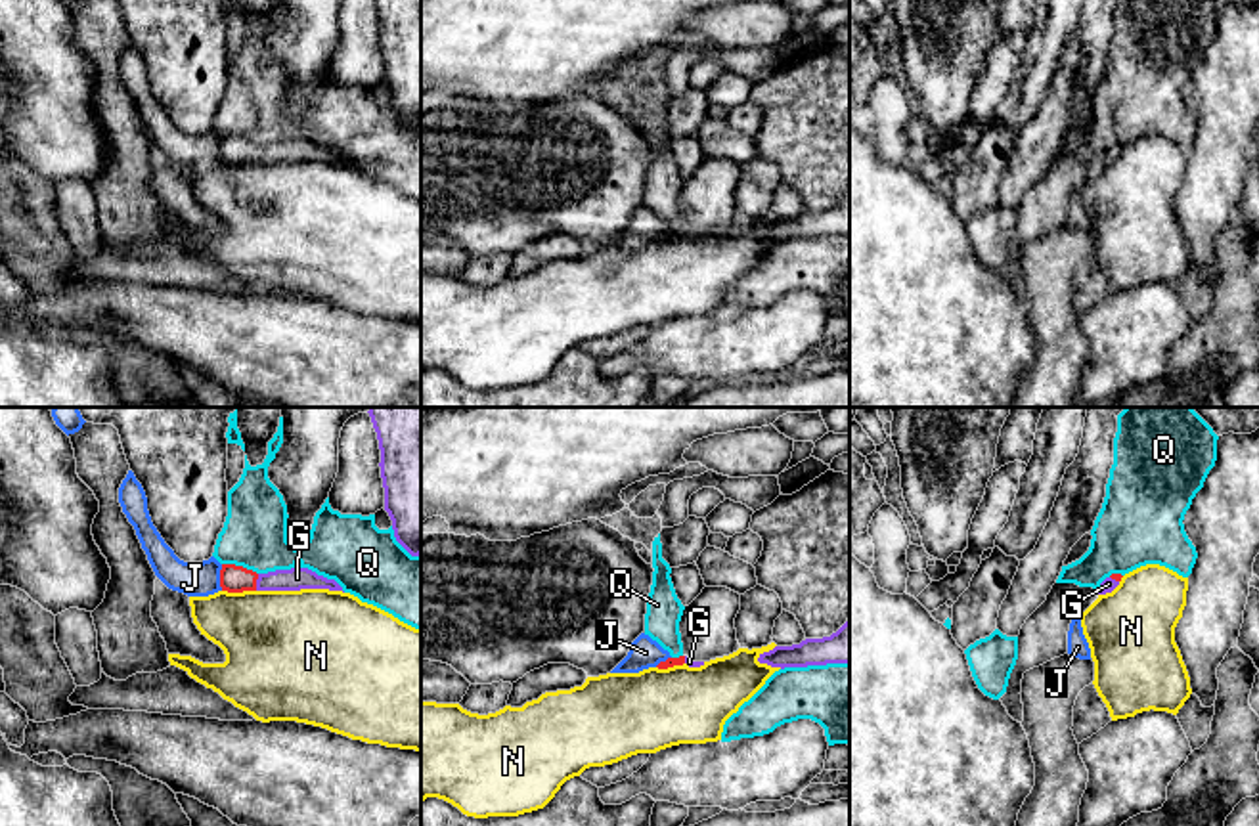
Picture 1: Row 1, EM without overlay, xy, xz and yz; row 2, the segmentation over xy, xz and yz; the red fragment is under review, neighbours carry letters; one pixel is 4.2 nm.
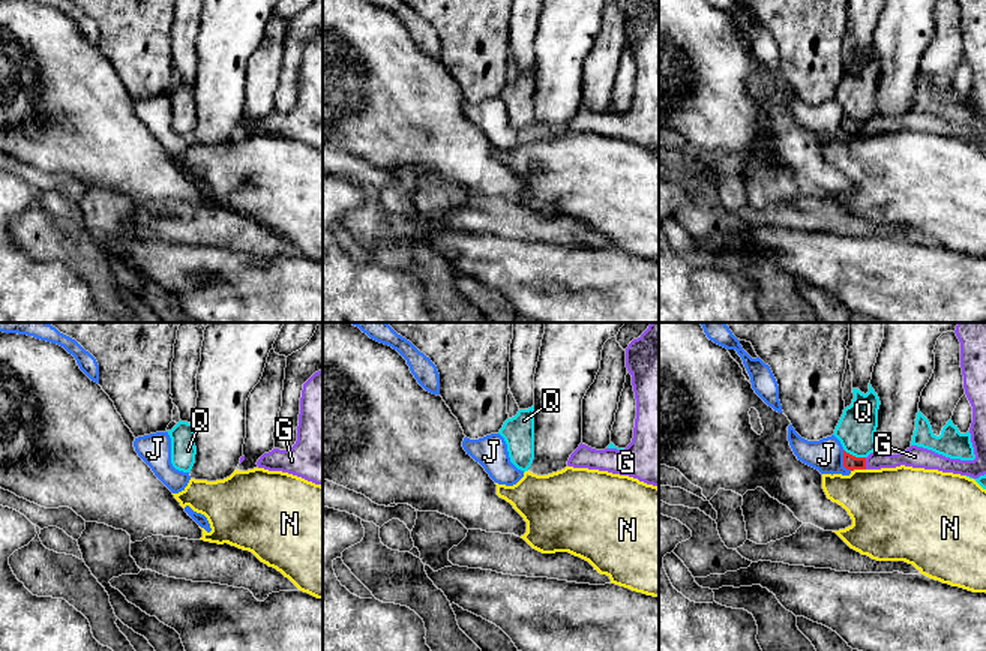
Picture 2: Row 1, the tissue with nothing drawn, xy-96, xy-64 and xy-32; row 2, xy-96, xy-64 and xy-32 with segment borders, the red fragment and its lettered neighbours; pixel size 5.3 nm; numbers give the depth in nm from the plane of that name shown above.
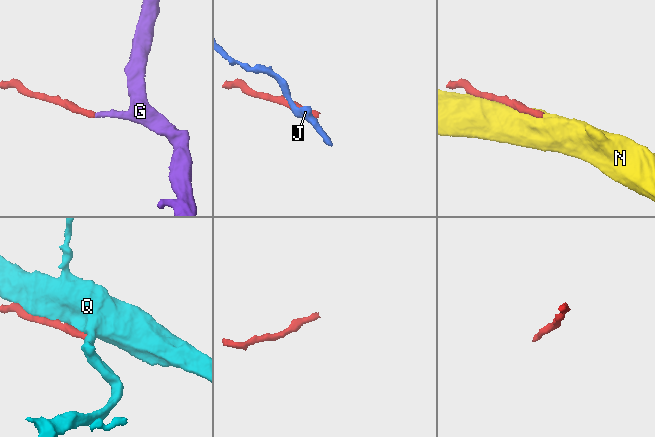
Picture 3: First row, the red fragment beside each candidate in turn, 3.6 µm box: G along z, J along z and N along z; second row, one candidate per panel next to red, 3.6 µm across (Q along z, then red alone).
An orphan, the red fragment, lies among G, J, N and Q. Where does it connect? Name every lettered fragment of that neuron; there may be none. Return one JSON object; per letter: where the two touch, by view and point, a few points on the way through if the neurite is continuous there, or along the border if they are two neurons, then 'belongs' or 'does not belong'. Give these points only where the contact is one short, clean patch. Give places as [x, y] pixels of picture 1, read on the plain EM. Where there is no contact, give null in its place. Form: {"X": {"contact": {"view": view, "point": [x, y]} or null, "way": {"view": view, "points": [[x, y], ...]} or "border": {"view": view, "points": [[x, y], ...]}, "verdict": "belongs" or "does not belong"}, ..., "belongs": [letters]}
{"G": {"contact": {"view": "xy", "point": [255, 153]}, "way": {"view": "xy", "points": [[234, 150], [255, 153], [297, 150]]}, "verdict": "belongs"}, "J": {"contact": {"view": "xy", "point": [220, 150]}, "border": {"view": "xy", "points": [[222, 136], [220, 161]]}, "verdict": "does not belong"}, "N": {"contact": {"view": "xy", "point": [240, 163]}, "verdict": "does not belong"}, "Q": {"contact": {"view": "xy", "point": [240, 138]}, "verdict": "does not belong"}, "belongs": ["G"]}

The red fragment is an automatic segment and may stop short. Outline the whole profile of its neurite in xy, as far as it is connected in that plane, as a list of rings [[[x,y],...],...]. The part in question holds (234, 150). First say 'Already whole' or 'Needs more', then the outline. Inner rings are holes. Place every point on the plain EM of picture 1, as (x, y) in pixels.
Needs more. [[[222,136],[220,159],[228,164],[243,163],[300,163],[300,161],[329,161],[342,163],[335,151],[318,147],[308,140],[276,141],[268,145],[256,145],[243,138]]]

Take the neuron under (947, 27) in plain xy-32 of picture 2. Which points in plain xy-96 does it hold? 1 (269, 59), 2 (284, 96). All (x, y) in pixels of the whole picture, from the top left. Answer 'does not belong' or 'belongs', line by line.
1: belongs
2: does not belong

